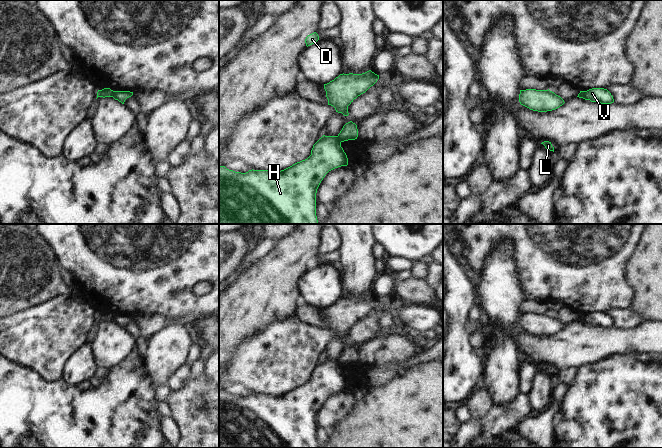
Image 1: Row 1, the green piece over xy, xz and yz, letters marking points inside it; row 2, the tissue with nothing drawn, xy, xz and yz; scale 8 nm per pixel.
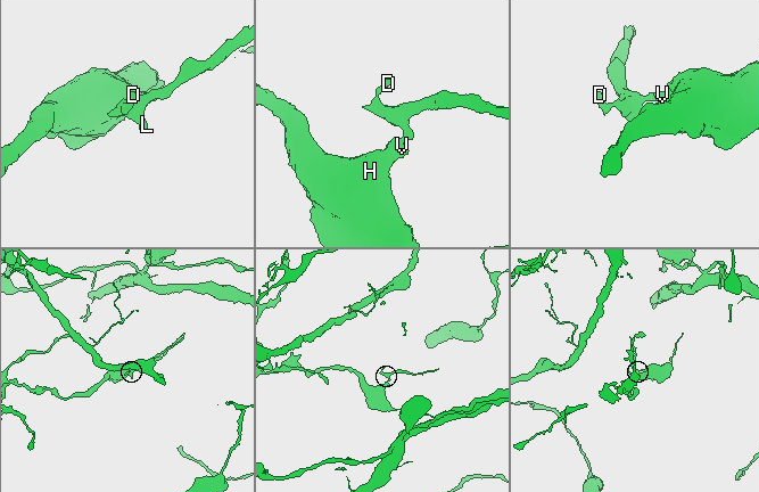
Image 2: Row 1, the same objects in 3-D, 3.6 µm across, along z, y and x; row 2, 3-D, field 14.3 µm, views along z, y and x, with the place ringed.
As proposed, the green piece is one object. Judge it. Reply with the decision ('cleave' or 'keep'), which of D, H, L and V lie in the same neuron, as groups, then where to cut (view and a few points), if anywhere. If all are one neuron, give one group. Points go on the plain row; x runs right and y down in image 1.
cleave; groups D L / H V; cut xy (114, 315), (112, 320)

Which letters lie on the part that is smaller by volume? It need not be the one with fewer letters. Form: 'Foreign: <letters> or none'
Foreign: D, L

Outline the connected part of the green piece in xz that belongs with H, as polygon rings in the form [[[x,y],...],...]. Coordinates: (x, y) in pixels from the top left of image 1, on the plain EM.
[[[323,359],[307,383],[278,396],[252,393],[241,397],[219,390],[219,448],[318,448],[317,413],[329,395],[347,389],[338,361]]]

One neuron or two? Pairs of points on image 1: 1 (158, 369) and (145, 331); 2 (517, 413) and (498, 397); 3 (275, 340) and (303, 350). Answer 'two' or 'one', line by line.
1: two
2: two
3: one

